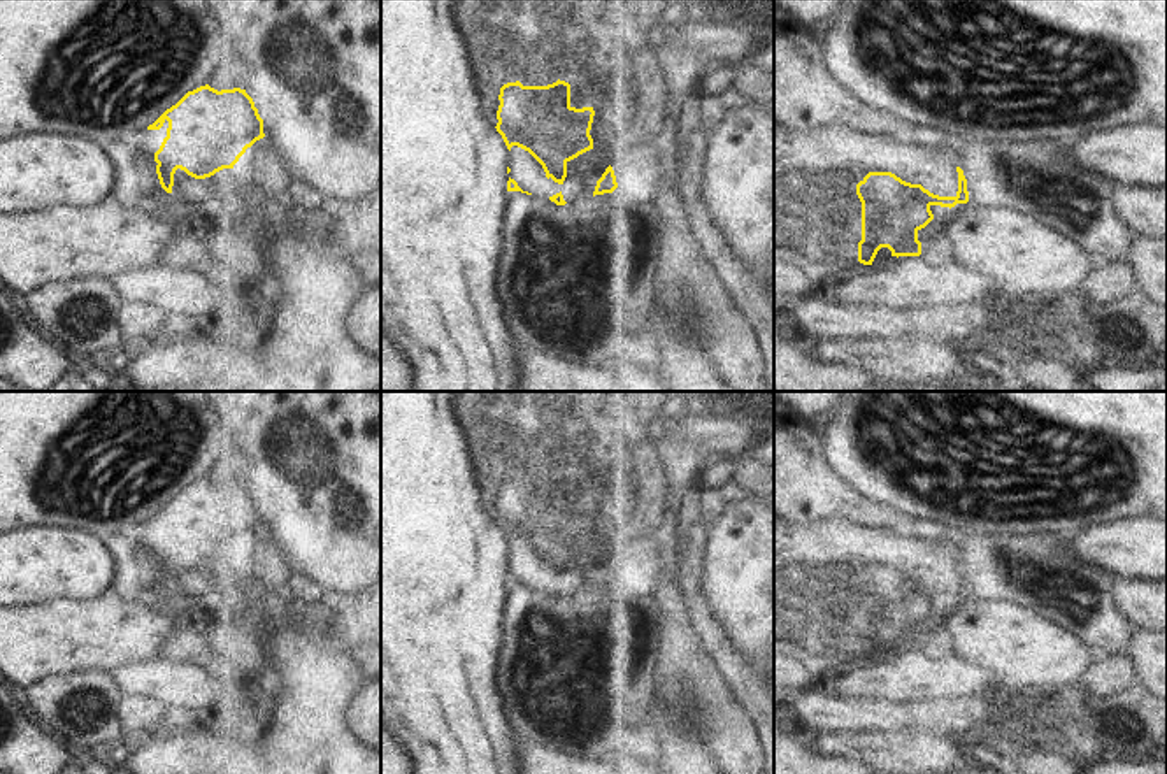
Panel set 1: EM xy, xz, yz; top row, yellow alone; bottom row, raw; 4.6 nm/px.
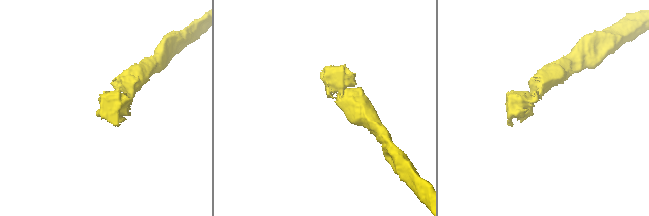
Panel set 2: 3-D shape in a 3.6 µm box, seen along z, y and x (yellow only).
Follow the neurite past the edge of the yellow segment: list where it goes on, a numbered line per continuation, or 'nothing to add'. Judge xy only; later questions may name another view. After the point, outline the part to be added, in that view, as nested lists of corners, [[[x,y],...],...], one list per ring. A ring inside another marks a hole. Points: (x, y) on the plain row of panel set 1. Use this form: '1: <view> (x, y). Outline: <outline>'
nothing to add.

